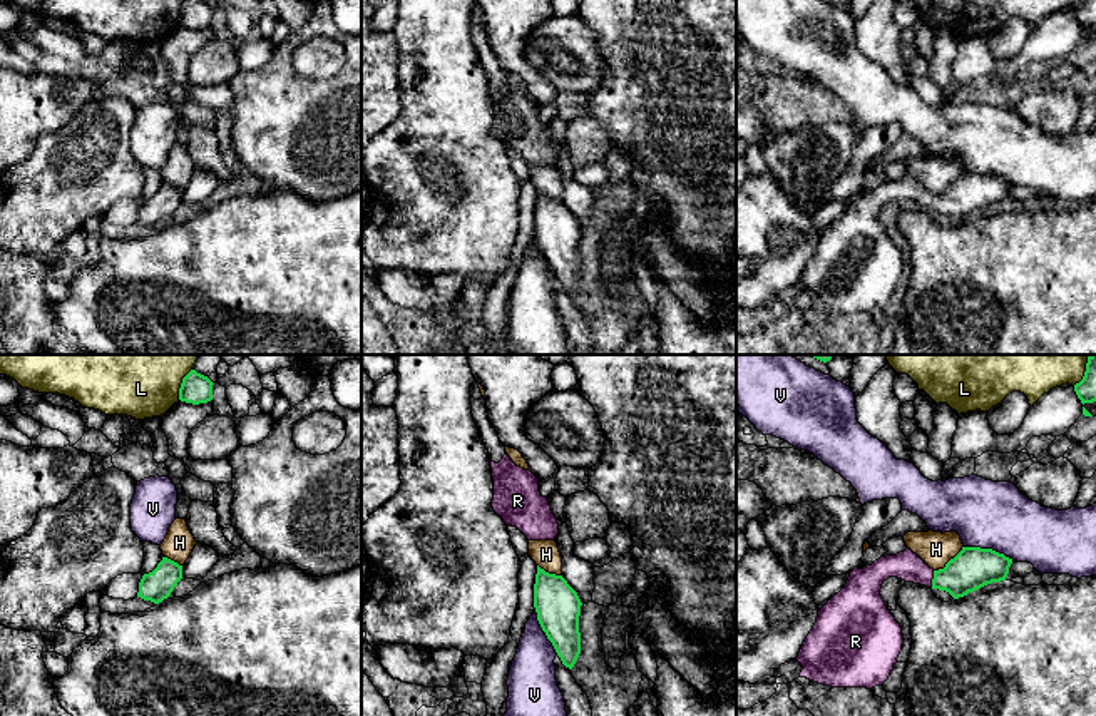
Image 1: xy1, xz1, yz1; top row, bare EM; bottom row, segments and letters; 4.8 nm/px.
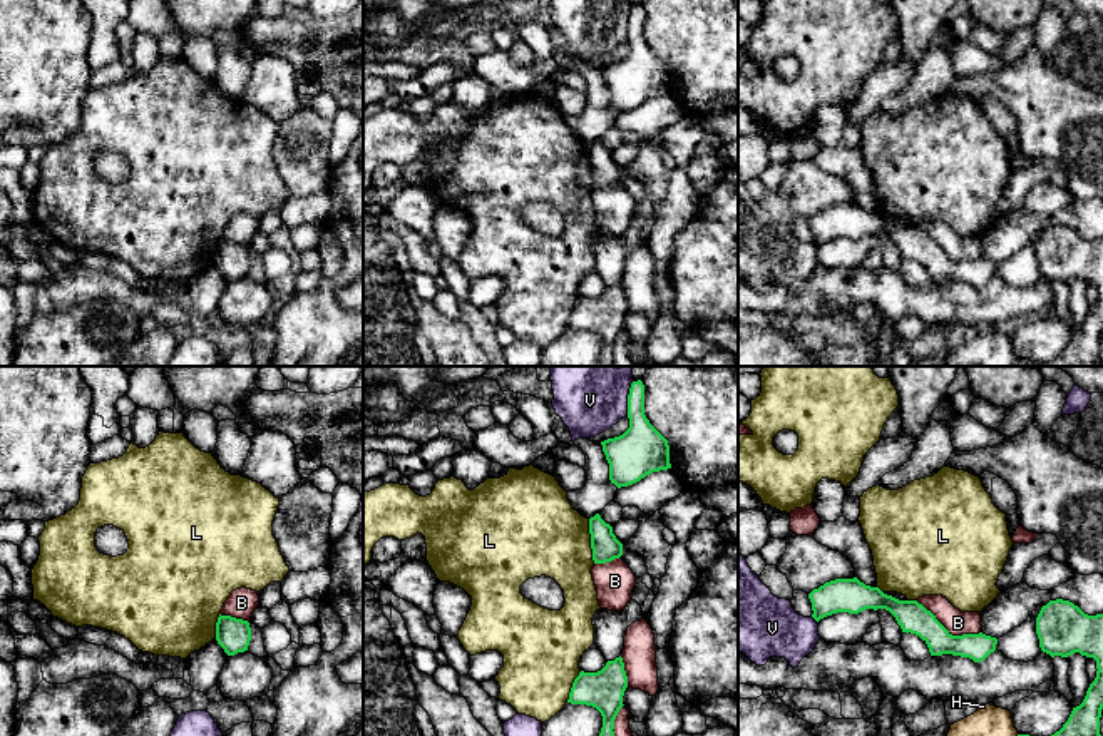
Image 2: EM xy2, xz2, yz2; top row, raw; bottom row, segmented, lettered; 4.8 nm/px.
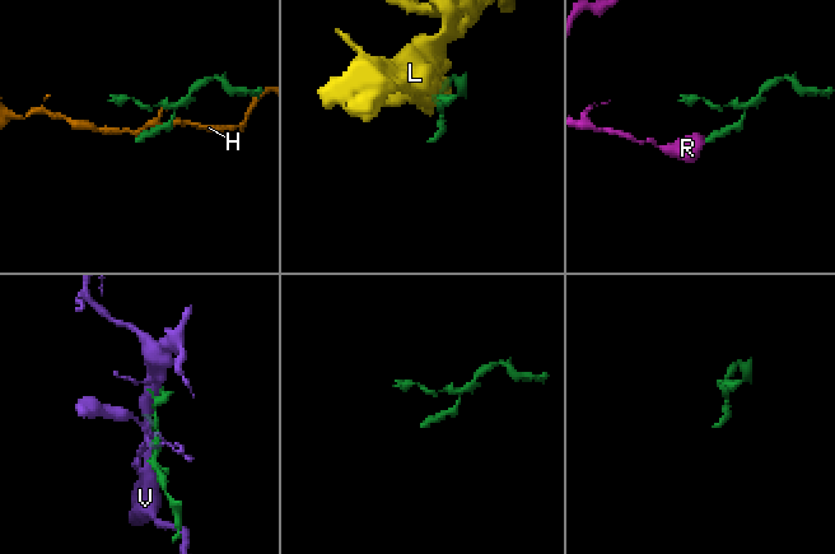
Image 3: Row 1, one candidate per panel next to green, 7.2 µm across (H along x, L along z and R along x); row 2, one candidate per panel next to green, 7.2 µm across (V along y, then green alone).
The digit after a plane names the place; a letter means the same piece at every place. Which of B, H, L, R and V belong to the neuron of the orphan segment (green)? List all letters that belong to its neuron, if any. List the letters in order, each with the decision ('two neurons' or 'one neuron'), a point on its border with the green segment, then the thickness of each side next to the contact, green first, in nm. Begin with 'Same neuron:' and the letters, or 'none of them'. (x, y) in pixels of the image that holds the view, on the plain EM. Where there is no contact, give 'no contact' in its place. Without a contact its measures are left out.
Same neuron: R
B: two neurons; contact yz2 (946, 255); calibres 150 and 120 nm
H: two neurons; contact yz1 (949, 186); calibres 200 and 170 nm
L: two neurons; contact xz2 (591, 166); calibres 140 and 400 nm
R: one neuron; contact yz1 (932, 204); calibres 200 and 140 nm
V: two neurons; contact yz1 (989, 174); calibres 200 and 320 nm

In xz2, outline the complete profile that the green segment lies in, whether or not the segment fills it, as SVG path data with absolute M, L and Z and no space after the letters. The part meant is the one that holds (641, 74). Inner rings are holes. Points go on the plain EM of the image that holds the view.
M633 7L628 20L629 54L601 67L609 89L609 105L618 114L633 110L646 100L671 94L668 65L644 40L644 10Z

